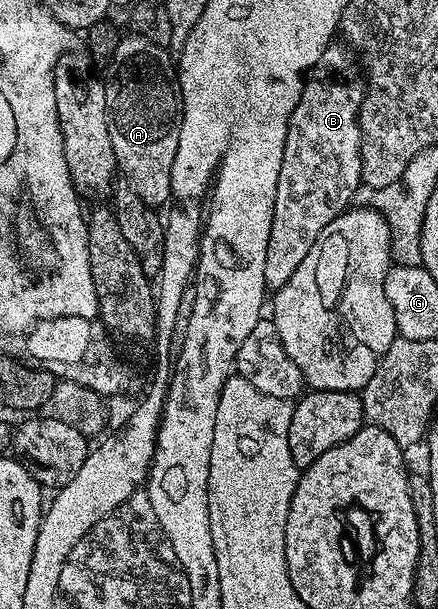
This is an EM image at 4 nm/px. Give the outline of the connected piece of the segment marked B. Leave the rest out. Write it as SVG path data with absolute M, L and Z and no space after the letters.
M332 44L327 46L325 52L321 52L321 60L317 60L315 67L306 75L303 83L303 91L301 92L301 100L296 103L293 108L293 116L287 125L285 148L283 149L283 155L281 156L281 176L277 176L277 200L273 204L273 224L271 225L271 231L269 232L269 248L265 252L265 284L267 285L268 291L277 292L285 284L289 284L289 276L293 276L293 272L297 272L297 267L301 265L301 260L305 260L305 255L309 252L309 248L313 248L317 236L321 236L325 224L329 224L335 217L348 209L348 207L352 205L351 197L353 197L358 190L361 190L363 169L361 168L359 109L363 103L363 97L366 95L367 83L365 81L365 74L361 69L360 63L357 61L356 55L343 44Z

